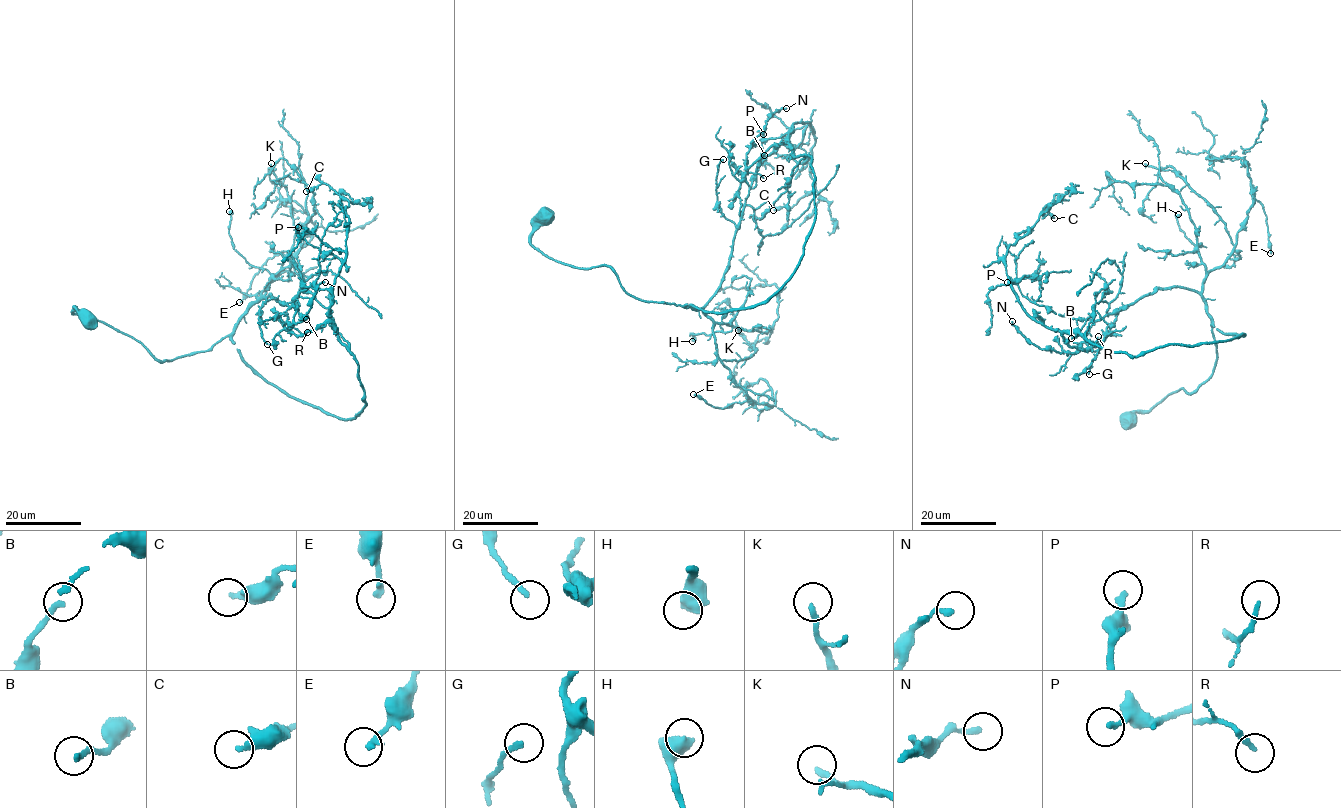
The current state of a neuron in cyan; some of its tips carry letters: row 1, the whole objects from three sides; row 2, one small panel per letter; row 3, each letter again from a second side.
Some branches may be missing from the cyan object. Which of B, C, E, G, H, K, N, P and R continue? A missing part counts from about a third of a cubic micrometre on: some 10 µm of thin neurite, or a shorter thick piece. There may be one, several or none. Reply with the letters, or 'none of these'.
E, K

